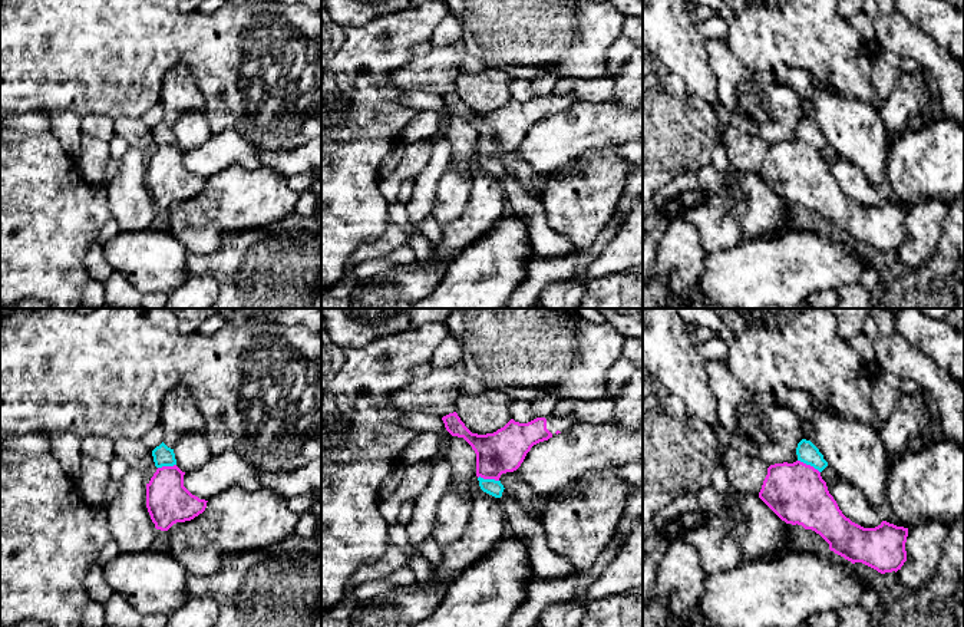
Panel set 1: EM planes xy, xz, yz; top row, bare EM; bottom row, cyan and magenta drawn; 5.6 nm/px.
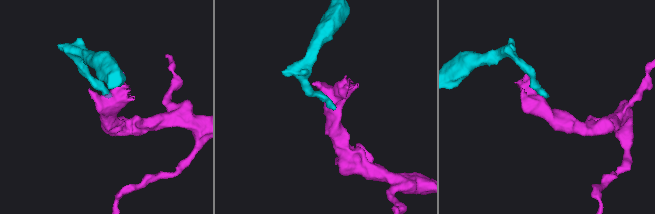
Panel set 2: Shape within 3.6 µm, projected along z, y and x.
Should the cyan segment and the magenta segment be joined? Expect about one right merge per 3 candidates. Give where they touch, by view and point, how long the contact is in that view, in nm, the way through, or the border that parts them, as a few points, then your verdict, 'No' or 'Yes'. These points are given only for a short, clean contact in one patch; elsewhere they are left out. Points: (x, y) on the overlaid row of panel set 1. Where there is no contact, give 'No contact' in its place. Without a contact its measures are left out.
Touches cyan at yz (809, 464). Shared border 150 nm. Boundary: yz (798, 459), (812, 465), (819, 472). No

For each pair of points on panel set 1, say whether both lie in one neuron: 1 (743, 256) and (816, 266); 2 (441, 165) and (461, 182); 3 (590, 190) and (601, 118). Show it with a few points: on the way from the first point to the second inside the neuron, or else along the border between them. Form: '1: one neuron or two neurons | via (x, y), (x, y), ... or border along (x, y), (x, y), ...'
1: one neuron | via (762, 266), (798, 266)
2: two neurons | border along (449, 164), (439, 180), (433, 201)
3: two neurons | border along (620, 144), (604, 144), (586, 149), (574, 161)

